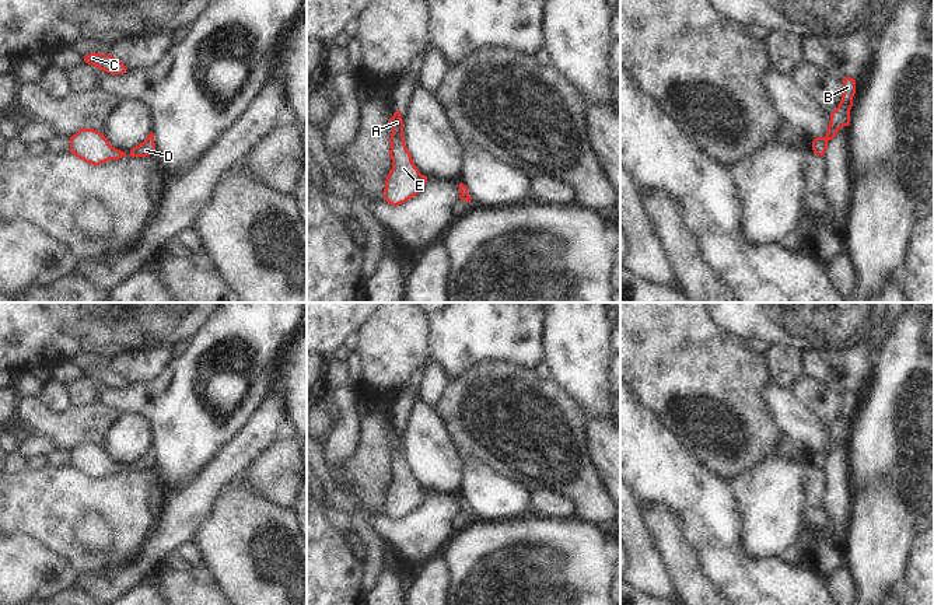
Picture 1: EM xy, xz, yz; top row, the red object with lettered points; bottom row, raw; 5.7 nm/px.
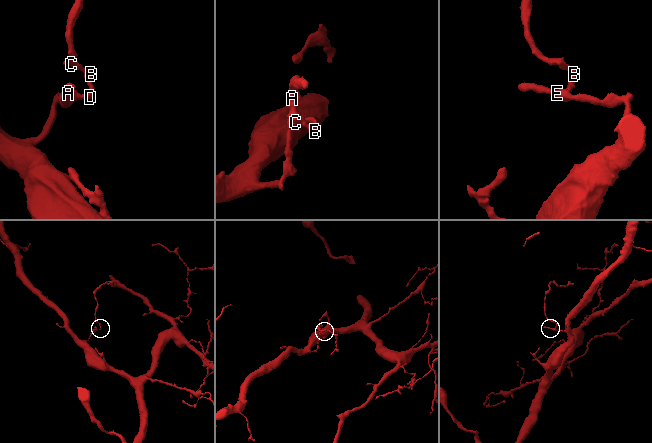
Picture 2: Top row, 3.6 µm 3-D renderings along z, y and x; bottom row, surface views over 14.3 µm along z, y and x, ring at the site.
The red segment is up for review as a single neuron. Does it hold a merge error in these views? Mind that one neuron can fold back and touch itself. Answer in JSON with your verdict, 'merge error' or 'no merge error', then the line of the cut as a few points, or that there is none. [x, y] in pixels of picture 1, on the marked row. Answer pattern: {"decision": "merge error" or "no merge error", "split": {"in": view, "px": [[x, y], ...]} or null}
{"decision": "no merge error", "split": null}

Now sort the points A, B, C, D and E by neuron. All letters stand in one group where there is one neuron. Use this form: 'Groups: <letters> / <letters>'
Groups: A B C D E.

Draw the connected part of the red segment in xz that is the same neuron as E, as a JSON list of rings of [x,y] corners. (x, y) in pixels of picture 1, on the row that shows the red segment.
[[[400,111],[393,113],[389,123],[392,126],[389,139],[392,169],[386,175],[384,199],[389,204],[398,206],[416,196],[424,188],[427,176],[420,174],[406,148]]]

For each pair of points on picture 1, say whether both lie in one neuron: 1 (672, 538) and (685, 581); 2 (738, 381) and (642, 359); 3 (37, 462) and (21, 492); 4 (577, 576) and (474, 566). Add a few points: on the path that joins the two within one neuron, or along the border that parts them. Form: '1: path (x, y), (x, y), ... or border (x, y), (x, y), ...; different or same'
1: path (672, 549), (685, 570); same
2: path (714, 381), (698, 381), (674, 359), (665, 359); same
3: border (46, 464), (25, 471); different
4: path (552, 576), (506, 576), (499, 569); same

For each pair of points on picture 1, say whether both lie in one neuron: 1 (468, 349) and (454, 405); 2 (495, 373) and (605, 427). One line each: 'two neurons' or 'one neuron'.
1: two neurons
2: two neurons

